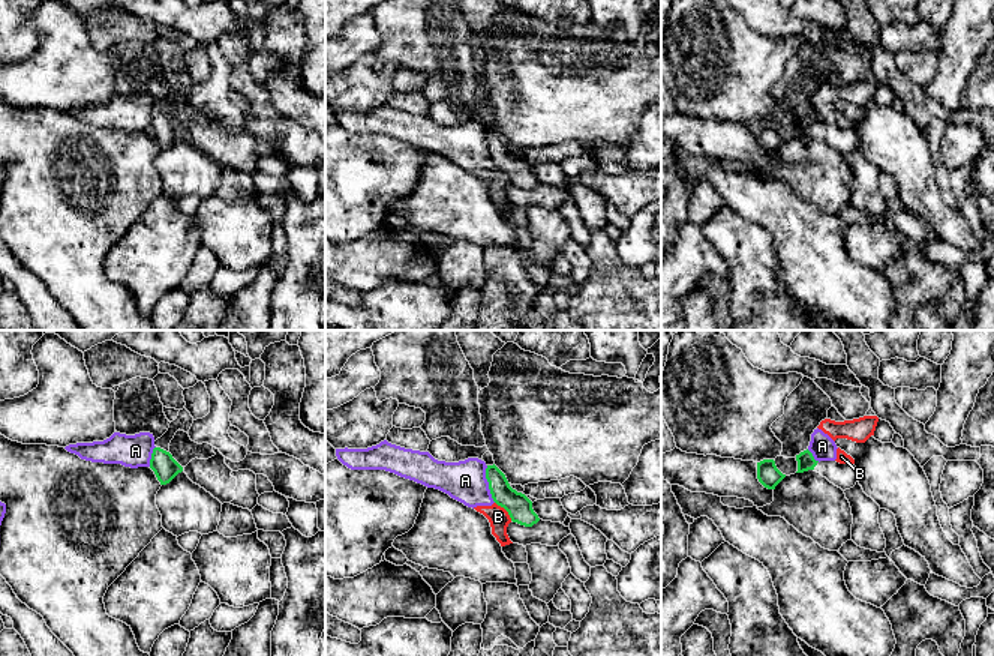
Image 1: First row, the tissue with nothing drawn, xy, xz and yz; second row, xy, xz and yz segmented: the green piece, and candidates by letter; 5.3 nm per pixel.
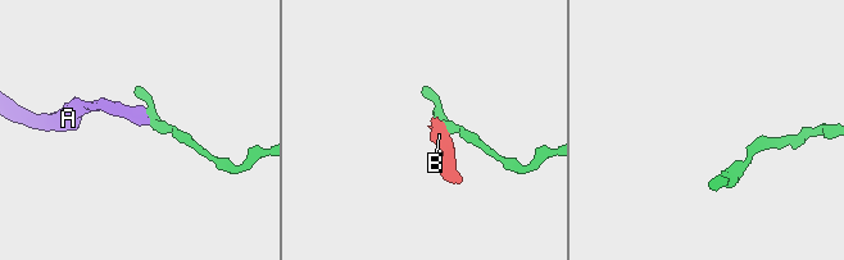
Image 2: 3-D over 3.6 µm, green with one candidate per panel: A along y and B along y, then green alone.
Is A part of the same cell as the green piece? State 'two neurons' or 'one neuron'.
two neurons

